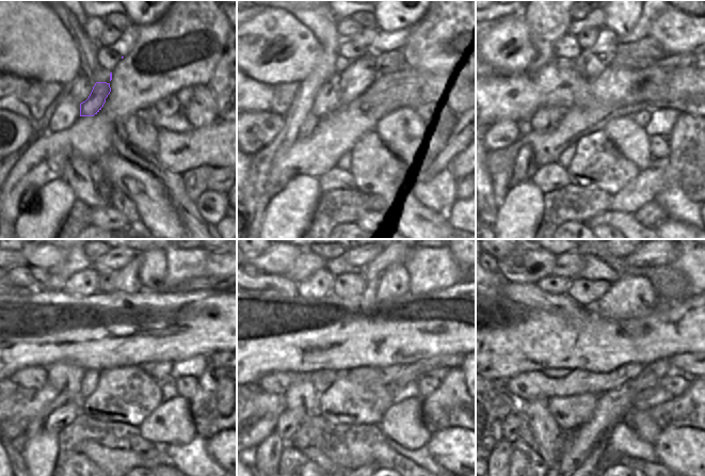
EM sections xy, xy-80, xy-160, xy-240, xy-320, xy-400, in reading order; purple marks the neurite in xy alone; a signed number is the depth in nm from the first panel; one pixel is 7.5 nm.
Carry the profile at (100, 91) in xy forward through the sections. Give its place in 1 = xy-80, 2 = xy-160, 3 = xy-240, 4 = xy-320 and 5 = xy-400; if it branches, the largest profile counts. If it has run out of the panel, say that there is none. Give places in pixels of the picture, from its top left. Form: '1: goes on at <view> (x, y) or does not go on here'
1: goes on at xy-80 (357, 75)
2: goes on at xy-160 (592, 62)
3: goes on at xy-240 (127, 281)
4: goes on at xy-320 (370, 272)
5: goes on at xy-400 (635, 260)

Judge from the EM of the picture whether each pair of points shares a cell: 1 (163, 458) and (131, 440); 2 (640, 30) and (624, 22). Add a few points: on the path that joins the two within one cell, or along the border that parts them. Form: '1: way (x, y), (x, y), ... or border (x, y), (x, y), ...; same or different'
1: border (156, 448), (149, 448), (140, 454); different
2: border (641, 11), (641, 16), (637, 24), (621, 38); different

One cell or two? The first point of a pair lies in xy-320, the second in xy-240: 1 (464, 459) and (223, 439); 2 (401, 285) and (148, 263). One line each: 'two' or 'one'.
1: one
2: one

